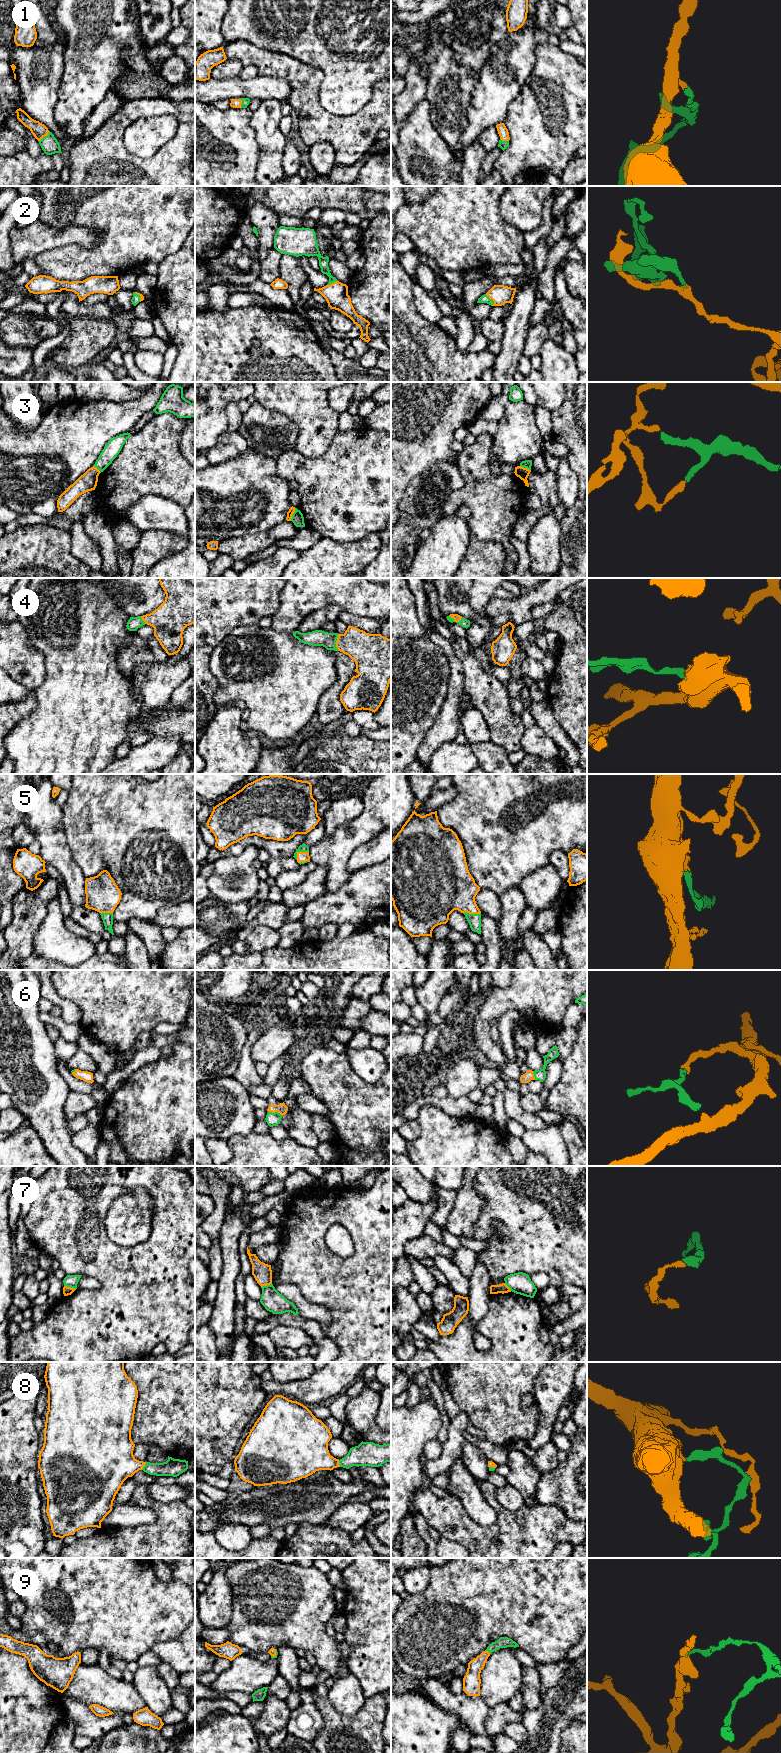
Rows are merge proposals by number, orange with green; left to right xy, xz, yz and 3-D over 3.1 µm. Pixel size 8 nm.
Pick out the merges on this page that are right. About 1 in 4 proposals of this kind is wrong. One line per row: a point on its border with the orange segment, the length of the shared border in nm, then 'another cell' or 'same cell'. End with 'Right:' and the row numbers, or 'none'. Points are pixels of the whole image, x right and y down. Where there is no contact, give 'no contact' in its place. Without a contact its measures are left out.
1: contact xy (44, 136); length 120 nm; same cell
2: contact yz (491, 298); length 110 nm; same cell
3: contact xz (292, 514); length 120 nm; another cell
4: contact xz (336, 642); length 140 nm; same cell
5: contact xz (299, 852); length 130 nm; same cell
6: contact xz (275, 1111); length 120 nm; same cell
7: contact xy (70, 1287); length 100 nm; another cell
8: contact xy (144, 1465); length 80 nm; same cell
9: contact yz (487, 1651); length 50 nm; same cell
Right: 1, 2, 4, 5, 6, 8, 9

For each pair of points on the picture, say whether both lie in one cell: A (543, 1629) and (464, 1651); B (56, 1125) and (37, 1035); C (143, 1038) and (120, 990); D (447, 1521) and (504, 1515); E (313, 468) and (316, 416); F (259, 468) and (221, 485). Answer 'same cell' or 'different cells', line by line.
A: same cell
B: same cell
C: different cells
D: same cell
E: different cells
F: same cell

